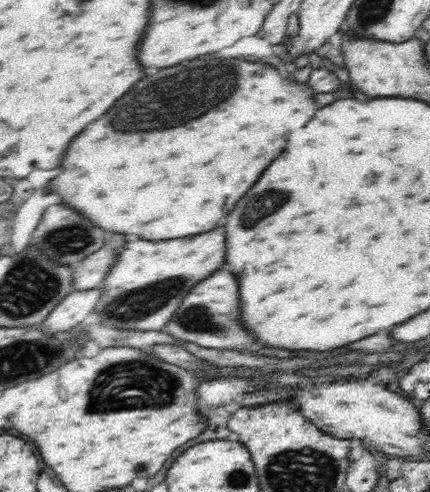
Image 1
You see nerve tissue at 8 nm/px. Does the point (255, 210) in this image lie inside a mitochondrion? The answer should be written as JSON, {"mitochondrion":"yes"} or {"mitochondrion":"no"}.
{"mitochondrion":"yes"}

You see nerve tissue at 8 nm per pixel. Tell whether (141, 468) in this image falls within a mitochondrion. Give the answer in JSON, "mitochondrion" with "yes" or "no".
{"mitochondrion":"no"}

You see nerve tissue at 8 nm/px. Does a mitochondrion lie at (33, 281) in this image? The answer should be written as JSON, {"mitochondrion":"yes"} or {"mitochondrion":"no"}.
{"mitochondrion":"yes"}

